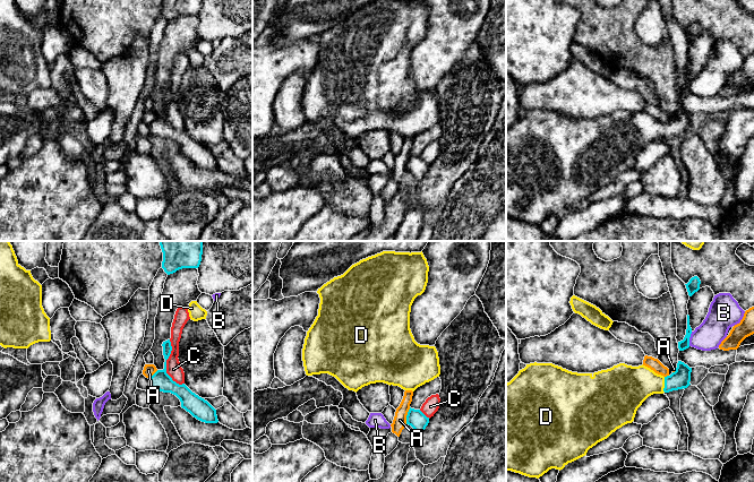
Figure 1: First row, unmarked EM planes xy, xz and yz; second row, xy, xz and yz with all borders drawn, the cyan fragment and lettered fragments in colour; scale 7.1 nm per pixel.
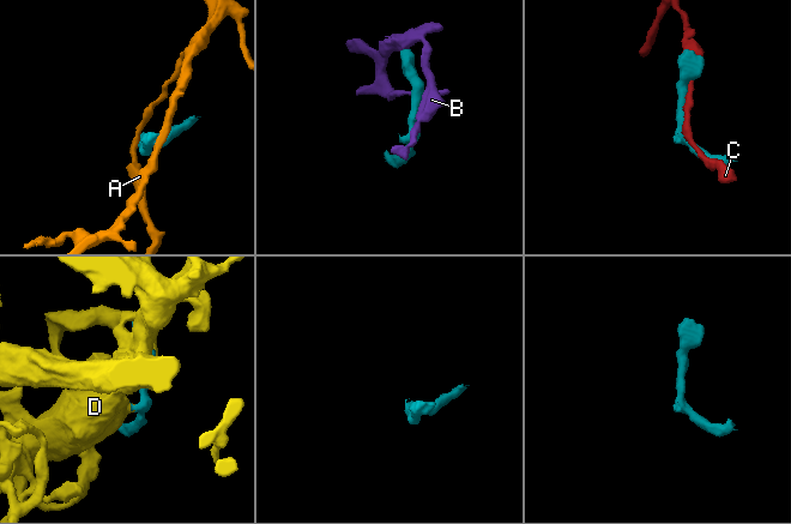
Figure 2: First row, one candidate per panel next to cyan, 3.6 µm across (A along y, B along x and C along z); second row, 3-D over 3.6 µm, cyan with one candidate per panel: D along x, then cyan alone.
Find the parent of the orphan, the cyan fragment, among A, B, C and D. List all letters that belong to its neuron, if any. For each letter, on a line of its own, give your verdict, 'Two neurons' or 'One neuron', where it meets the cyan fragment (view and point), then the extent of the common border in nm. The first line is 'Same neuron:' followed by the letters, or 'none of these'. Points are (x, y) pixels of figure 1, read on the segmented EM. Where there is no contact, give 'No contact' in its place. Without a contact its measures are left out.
Same neuron: D
A: Two neurons. Touches cyan at xz (407, 415). Shared border 120 nm
B: Two neurons. Touches cyan at yz (688, 338). Shared border 110 nm
C: Two neurons. Touches cyan at xy (165, 364). Shared border 340 nm
D: One neuron. Touches cyan at yz (665, 385). Shared border 110 nm

